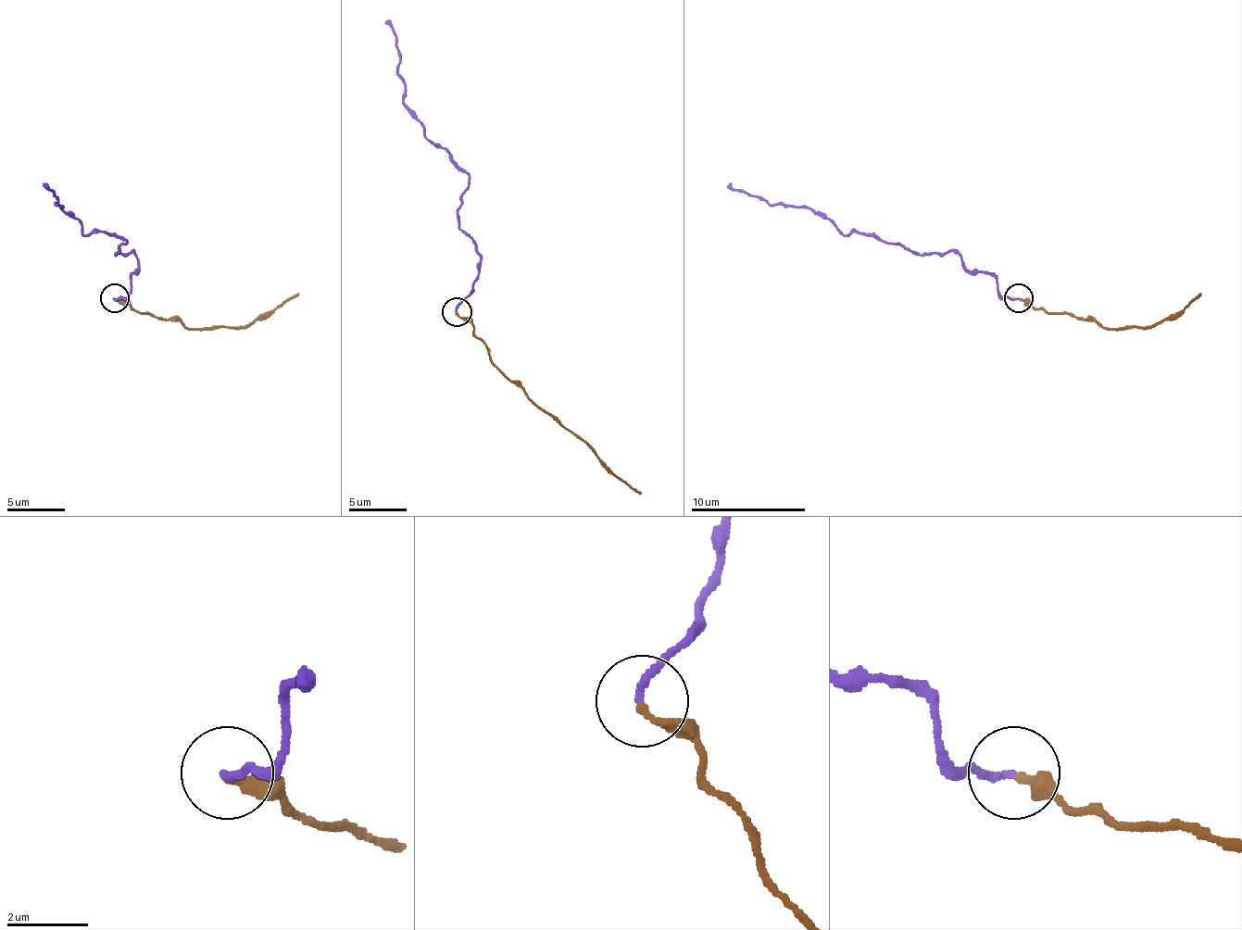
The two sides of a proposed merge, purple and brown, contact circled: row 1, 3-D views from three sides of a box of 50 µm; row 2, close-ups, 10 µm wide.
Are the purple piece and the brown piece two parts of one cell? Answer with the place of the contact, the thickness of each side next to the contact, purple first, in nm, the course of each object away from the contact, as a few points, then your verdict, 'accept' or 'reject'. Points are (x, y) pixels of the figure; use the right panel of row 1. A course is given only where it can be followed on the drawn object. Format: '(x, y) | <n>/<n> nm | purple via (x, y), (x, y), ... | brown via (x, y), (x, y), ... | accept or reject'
(1019, 298) | 180/240 nm | purple via (1018, 297), (949, 251), (911, 254), (846, 234), (809, 208), (728, 185) | brown via (1021, 297), (1033, 308), (1070, 311), (1075, 318), (1093, 318), (1107, 329), (1156, 326), (1171, 320), (1199, 292) | accept

